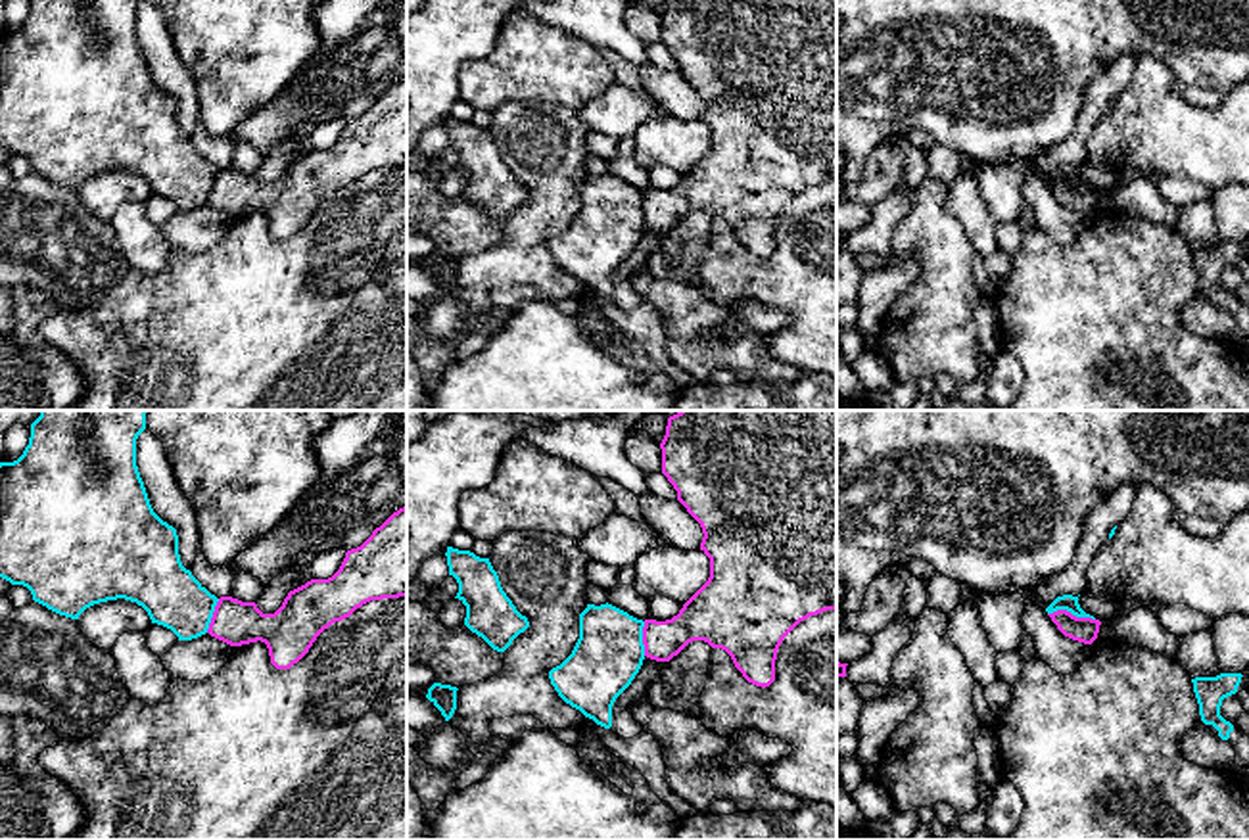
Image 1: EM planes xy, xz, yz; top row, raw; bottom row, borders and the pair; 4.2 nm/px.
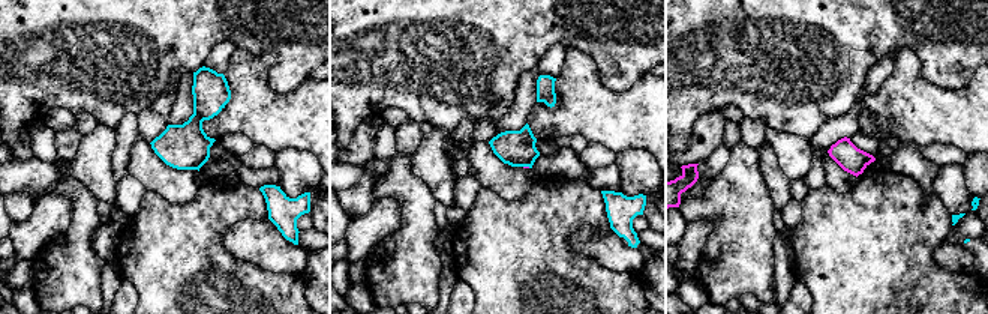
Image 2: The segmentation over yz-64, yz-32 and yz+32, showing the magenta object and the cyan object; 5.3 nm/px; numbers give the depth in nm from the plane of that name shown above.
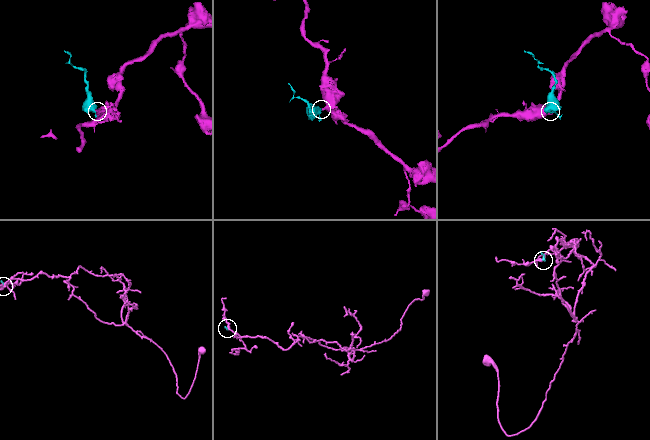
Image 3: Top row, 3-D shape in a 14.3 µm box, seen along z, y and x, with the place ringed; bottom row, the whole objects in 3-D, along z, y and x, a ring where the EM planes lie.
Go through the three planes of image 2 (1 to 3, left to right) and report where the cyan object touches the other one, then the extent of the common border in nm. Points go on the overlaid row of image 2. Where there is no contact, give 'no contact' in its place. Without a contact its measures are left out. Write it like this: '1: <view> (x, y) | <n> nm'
1: no contact
2: yz-32 (526, 167) | 40 nm
3: no contact

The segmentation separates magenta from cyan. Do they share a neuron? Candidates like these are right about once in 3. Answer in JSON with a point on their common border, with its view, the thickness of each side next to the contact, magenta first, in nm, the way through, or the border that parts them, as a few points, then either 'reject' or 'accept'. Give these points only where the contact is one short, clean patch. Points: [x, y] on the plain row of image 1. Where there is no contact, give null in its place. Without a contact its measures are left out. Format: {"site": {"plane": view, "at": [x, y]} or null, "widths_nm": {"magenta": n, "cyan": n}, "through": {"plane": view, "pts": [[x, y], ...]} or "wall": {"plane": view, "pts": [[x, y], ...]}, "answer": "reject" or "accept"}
{"site": {"plane": "yz", "at": [1069, 183]}, "widths_nm": {"magenta": 110, "cyan": 70}, "wall": {"plane": "yz", "pts": [[1048, 183], [1069, 181], [1094, 190]]}, "answer": "reject"}

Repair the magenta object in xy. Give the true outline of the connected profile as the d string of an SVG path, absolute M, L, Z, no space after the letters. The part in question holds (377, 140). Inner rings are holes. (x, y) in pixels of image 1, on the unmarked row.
M407 77L393 82L328 150L294 159L274 184L221 167L207 203L230 217L265 213L271 234L290 240L332 194L370 171L407 167Z

